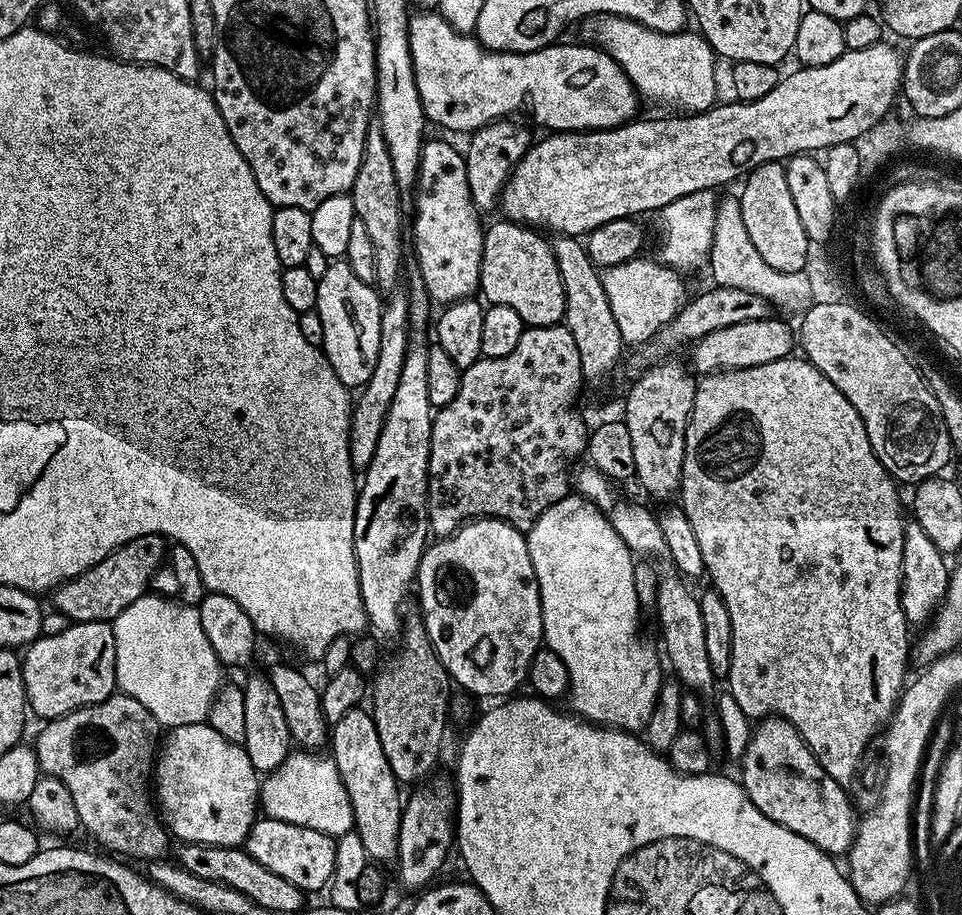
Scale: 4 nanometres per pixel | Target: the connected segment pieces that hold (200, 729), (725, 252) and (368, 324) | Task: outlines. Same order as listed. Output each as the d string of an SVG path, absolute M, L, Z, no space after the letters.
M207 722L178 726L163 737L154 765L154 800L177 841L231 848L243 845L258 819L260 786L244 745L222 738Z
M737 197L723 198L717 203L715 216L715 230L713 230L713 242L711 244L708 269L712 274L711 280L717 287L750 290L751 293L758 294L767 300L771 305L780 306L784 310L796 310L798 312L805 311L812 303L812 290L810 289L810 281L804 272L798 273L779 273L762 259L758 249L754 247L754 243L750 242L750 236L746 231L744 221L742 219L741 204Z
M333 259L318 280L318 302L314 310L322 320L322 351L330 366L334 366L334 374L338 374L350 390L363 388L370 374L374 374L374 362L378 362L381 307L381 293L373 285L362 282L362 278L350 270L347 259Z

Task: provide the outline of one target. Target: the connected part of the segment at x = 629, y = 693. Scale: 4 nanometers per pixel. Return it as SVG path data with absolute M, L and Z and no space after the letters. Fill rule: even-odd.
M569 494L566 498L554 502L554 506L546 509L532 523L532 527L527 529L526 539L528 541L528 549L530 550L530 558L534 562L534 574L538 578L538 586L540 587L542 622L544 623L543 643L547 647L552 648L554 654L558 654L562 658L562 662L566 662L568 692L570 693L570 697L572 696L573 709L571 708L571 711L577 717L589 722L595 722L601 726L619 728L621 730L639 729L650 718L650 714L654 714L656 695L661 684L664 683L666 676L665 673L660 673L662 656L658 651L657 645L655 643L653 643L654 645L647 644L642 637L636 636L636 631L640 628L640 596L636 593L638 582L634 578L634 553L628 549L626 542L622 542L622 538L618 538L618 534L614 530L612 523L608 521L607 515L579 494ZM564 640L572 640L572 652L567 652L564 649Z

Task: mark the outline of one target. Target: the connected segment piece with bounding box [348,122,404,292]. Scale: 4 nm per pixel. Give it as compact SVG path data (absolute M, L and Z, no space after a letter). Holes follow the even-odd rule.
M378 122L368 125L367 138L363 148L362 165L348 194L354 202L355 214L369 231L374 247L375 278L377 287L384 292L393 291L399 284L404 265L404 242L402 240L402 189L397 184L394 166L391 165L389 147ZM401 270L401 272L400 272Z

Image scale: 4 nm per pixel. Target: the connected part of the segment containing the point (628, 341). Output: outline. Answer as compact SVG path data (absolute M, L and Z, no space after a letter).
M637 257L625 263L603 269L601 276L609 299L614 320L622 333L625 345L639 346L648 341L658 330L677 315L686 302L683 278L679 271L657 259L644 260Z

